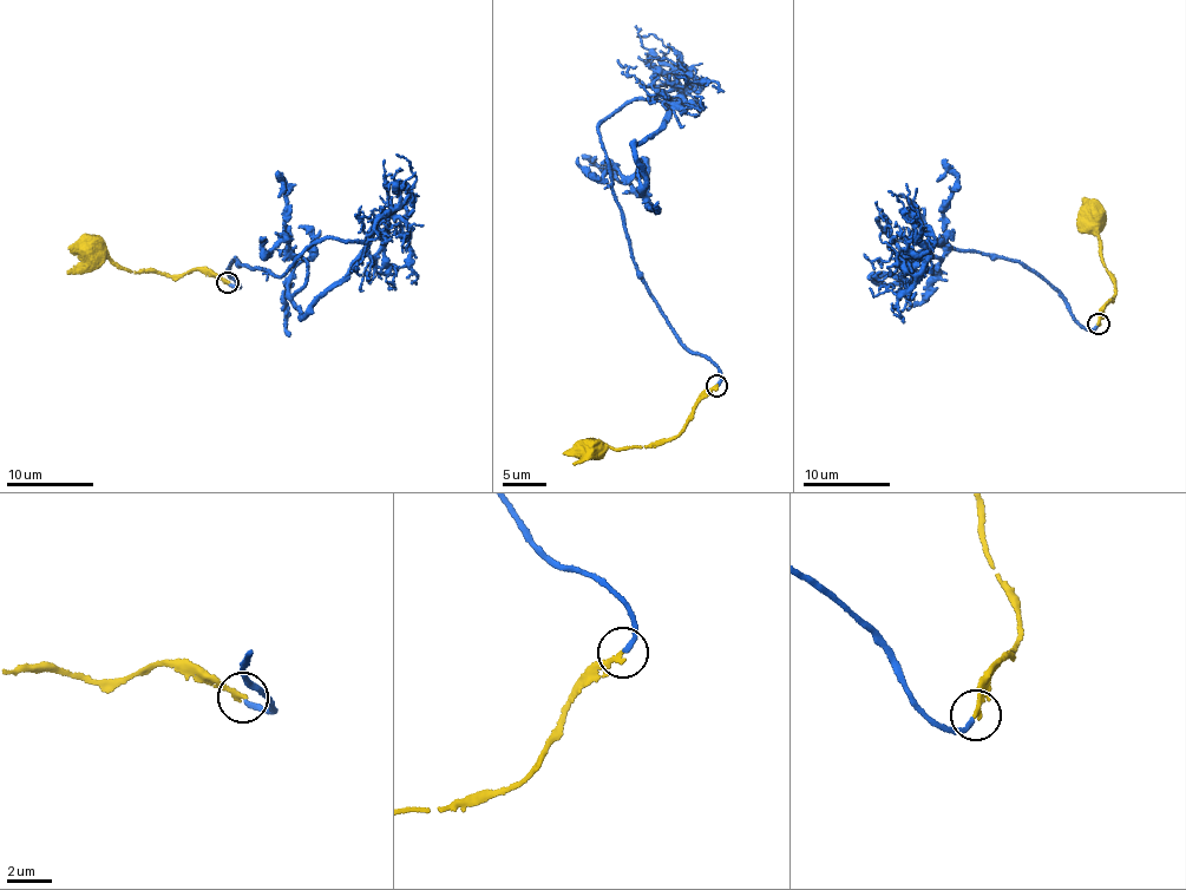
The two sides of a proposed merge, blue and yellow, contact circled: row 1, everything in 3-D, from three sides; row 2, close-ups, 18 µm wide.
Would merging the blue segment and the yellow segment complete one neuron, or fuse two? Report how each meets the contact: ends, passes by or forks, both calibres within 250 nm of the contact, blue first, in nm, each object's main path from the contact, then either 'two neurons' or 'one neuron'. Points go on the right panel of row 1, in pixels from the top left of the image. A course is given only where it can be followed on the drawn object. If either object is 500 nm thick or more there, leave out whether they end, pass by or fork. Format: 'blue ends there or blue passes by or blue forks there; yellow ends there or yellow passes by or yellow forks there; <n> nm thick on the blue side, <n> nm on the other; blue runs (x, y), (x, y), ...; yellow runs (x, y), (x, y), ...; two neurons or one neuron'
blue ends there; yellow ends there; 200 nm thick on the blue side, 200 nm on the other; blue runs (1098, 324), (1016, 261), (902, 242), (882, 217), (909, 264), (875, 279), (941, 260), (955, 177), (936, 180); yellow runs (1098, 324), (1114, 293), (1113, 280), (1102, 263), (1100, 233), (1092, 218); two neurons

